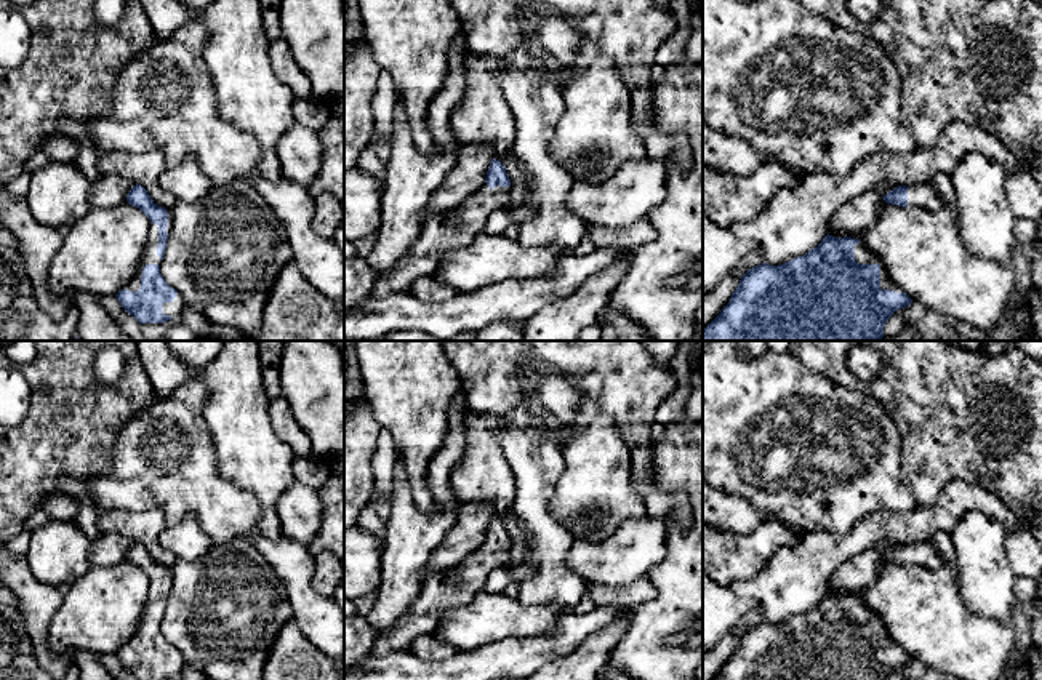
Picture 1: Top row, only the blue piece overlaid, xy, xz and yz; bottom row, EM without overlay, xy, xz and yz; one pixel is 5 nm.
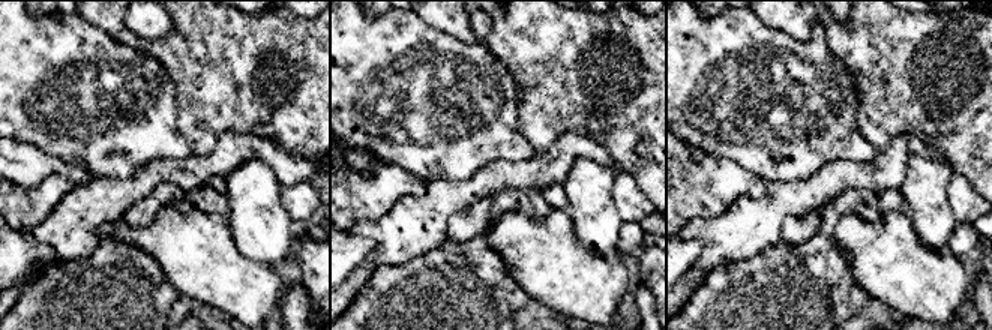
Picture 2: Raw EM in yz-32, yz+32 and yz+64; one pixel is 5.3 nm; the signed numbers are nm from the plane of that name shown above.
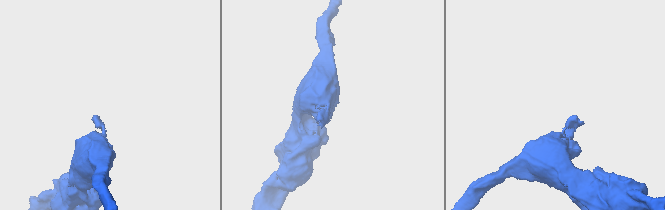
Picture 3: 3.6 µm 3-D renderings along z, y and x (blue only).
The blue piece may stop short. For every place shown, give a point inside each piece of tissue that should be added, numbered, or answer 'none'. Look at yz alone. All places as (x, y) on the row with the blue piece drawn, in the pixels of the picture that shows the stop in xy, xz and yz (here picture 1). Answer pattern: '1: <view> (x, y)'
1: yz (861, 253)

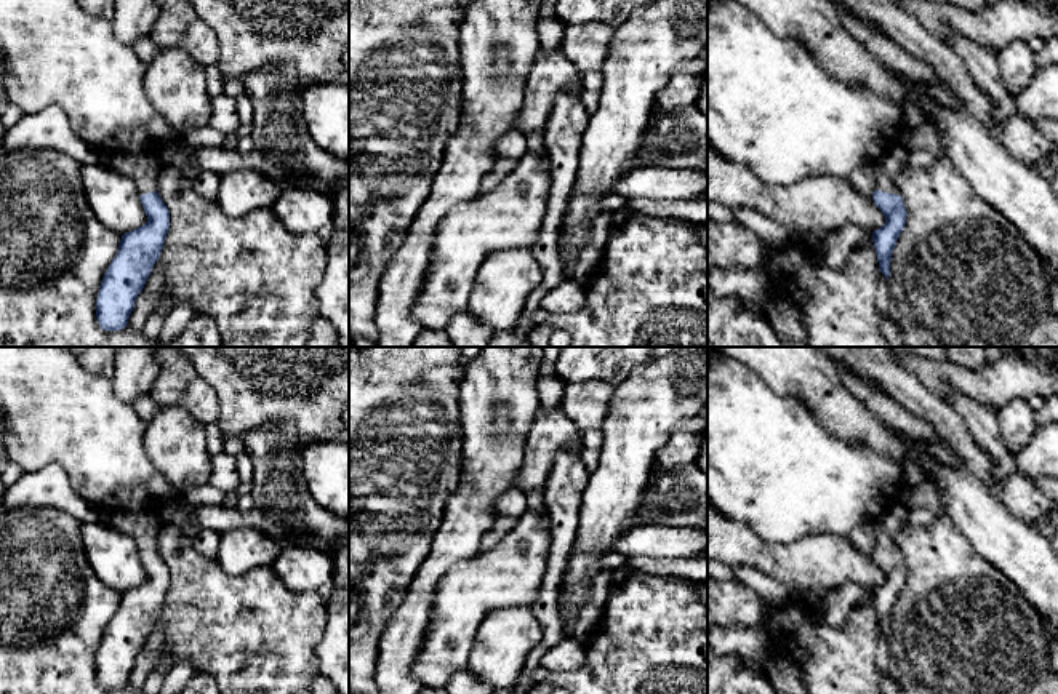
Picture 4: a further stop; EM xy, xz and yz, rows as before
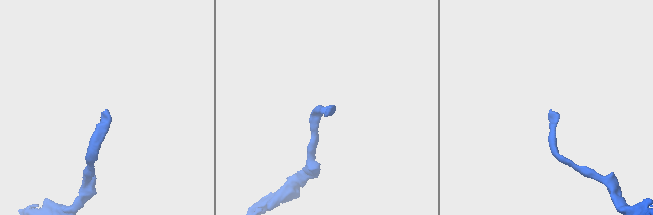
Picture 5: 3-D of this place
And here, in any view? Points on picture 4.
1: yz (897, 157)

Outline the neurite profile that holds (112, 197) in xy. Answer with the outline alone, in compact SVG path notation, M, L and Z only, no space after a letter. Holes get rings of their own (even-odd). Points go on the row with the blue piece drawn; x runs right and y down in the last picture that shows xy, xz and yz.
M102 160L80 170L86 201L98 221L123 235L147 222L138 189L131 179Z

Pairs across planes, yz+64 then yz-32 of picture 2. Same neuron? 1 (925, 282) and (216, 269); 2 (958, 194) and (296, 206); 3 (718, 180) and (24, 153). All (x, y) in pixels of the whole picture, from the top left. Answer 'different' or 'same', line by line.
1: same
2: same
3: different

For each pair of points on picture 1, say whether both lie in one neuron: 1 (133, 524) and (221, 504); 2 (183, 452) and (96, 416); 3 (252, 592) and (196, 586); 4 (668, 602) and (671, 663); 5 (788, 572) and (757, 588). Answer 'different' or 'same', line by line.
1: different
2: different
3: same
4: same
5: same

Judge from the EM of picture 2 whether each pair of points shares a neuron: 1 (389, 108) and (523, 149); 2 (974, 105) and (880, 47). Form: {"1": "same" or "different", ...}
{"1": "same", "2": "same"}

